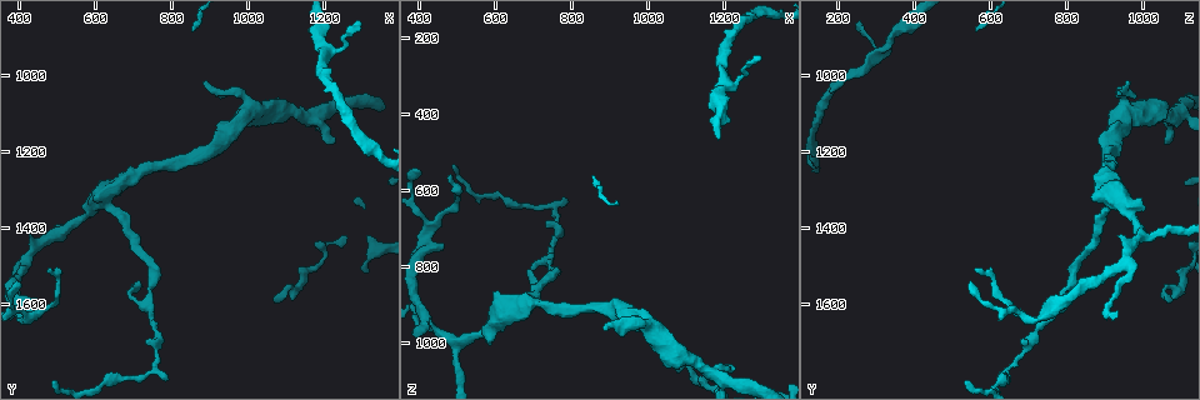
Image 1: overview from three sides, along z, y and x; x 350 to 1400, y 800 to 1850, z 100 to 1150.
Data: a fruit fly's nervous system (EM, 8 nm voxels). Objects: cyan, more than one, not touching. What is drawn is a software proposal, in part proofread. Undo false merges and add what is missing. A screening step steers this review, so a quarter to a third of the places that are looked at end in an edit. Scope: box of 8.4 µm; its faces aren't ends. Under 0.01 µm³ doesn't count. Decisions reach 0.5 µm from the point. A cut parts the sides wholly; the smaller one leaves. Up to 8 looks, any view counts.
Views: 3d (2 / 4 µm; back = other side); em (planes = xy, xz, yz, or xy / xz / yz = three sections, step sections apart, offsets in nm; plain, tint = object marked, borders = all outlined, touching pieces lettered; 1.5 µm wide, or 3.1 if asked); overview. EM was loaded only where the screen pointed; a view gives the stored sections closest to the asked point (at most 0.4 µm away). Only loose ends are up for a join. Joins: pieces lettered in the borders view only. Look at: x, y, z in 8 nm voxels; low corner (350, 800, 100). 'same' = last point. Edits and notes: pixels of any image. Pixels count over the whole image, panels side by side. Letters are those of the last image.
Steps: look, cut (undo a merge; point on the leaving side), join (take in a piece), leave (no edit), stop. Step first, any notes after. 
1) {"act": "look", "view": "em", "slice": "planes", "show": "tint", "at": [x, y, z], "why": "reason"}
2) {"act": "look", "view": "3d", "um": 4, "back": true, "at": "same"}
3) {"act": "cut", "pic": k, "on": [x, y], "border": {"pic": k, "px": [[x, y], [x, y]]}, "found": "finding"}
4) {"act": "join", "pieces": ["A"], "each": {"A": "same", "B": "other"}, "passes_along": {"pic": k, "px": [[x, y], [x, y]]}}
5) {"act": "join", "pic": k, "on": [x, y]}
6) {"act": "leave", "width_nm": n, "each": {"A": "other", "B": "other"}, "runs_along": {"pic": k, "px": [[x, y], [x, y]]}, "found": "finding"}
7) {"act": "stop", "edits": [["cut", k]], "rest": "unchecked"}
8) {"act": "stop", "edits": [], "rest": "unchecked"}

{"act": "look", "view": "em", "slice": "planes", "show": "borders", "at": [760, 1680, 710]}

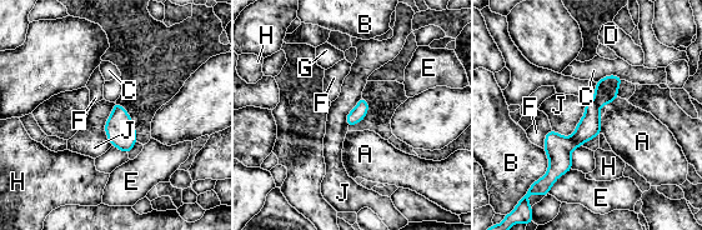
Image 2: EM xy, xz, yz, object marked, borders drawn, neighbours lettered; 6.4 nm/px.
{"act": "leave", "width_nm": 100, "each": {"A": "other", "B": "other", "C": "other", "D": "other", "E": "other", "F": "other", "G": "other", "H": "other", "J": "other"}, "border": {"pic": 2, "px": [[586, 103], [570, 135], [552, 130]]}, "found": "all the same neuron"}

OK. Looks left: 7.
{"act": "look", "view": "em", "slice": "planes", "show": "borders", "at": [1225, 1170, 1065], "why": "an open end"}

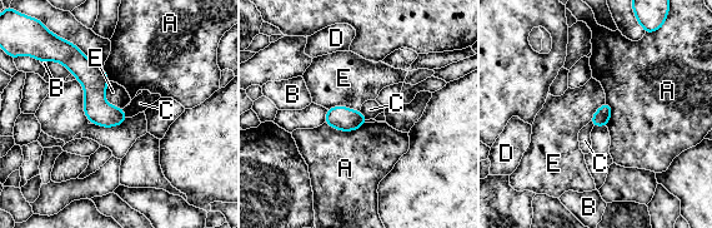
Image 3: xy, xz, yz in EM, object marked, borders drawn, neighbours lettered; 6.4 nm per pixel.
{"act": "leave", "each": {"A": "other", "B": "other", "C": "other", "D": "other", "E": "other"}, "runs_along": {"pic": 3, "px": [[71, 59], [118, 122]]}, "found": "none of them fits"}

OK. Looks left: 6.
{"act": "look", "view": "3d", "um": 4, "at": [895, 1005, 970]}

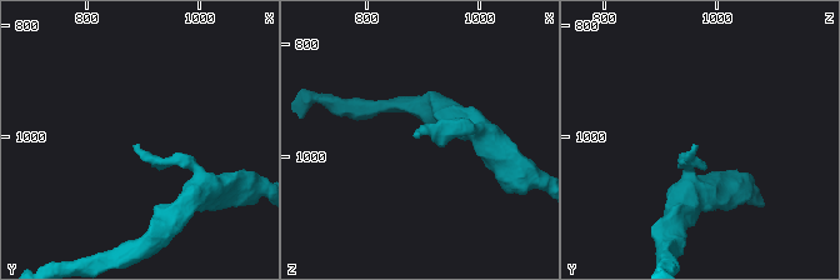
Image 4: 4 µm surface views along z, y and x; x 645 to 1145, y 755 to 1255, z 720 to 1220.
{"act": "look", "view": "em", "slice": "yz", "step": 8, "show": "borders", "at": [885, 1015, 970]}

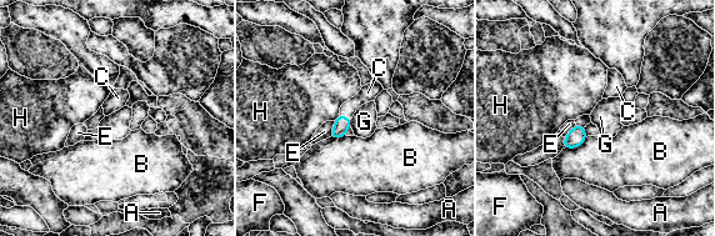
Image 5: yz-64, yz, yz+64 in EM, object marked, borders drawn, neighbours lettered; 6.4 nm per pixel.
{"act": "look", "view": "em", "slice": "planes", "show": "borders", "at": "same", "why": "cut it another way"}

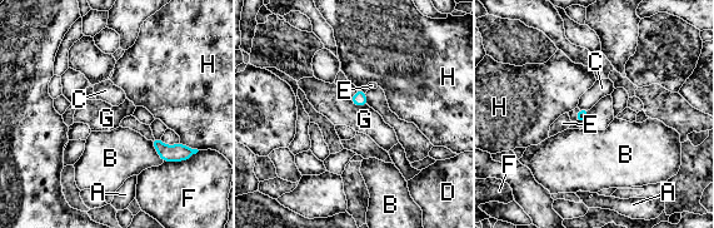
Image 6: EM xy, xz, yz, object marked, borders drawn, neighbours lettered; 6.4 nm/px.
{"act": "join", "pieces": ["C"], "each": {"A": "other", "B": "other", "C": "same", "D": "other", "E": "other", "F": "other", "G": "other", "H": "other"}, "passes_along": {"pic": 6, "px": [[582, 115], [584, 109], [602, 88]]}, "found": "it goes on there"}

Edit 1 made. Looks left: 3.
{"act": "stop", "edits": [["join", 6]], "rest": "unchecked"}

